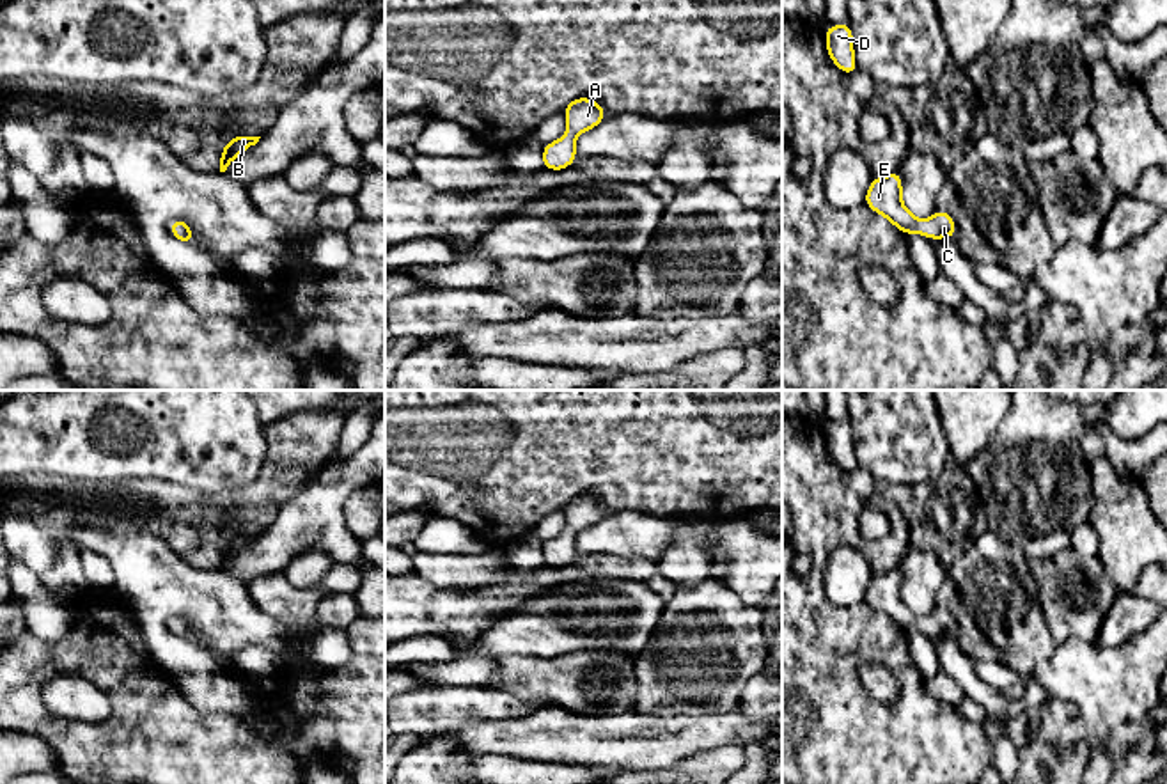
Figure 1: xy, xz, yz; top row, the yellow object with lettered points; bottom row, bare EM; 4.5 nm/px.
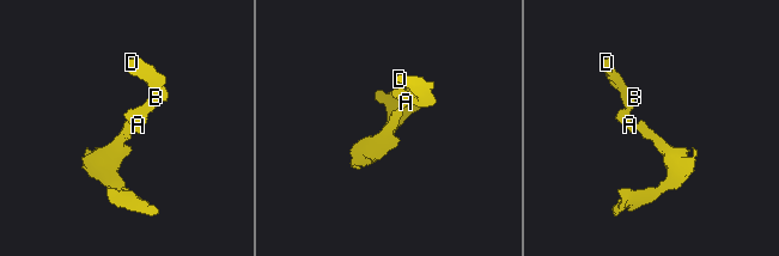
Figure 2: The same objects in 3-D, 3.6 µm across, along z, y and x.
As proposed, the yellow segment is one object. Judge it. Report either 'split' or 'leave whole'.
leave whole

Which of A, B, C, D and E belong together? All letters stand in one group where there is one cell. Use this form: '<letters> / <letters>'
A B C D E

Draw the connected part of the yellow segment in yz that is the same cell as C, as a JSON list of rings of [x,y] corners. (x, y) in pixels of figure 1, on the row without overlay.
[[[899,569],[874,575],[867,585],[864,601],[883,612],[892,623],[906,631],[926,631],[931,639],[940,635],[956,637],[956,621],[945,607],[936,607],[931,615],[915,615],[901,598],[903,575]]]

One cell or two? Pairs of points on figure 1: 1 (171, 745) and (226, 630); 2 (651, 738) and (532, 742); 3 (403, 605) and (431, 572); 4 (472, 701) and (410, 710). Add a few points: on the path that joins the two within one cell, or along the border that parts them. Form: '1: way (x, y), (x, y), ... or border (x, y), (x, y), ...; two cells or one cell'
1: border (165, 671), (178, 690), (197, 710), (231, 715); two cells
2: way (621, 740), (563, 740); one cell
3: border (415, 572), (438, 586), (467, 589); two cells
4: way (456, 705), (431, 705), (426, 708); one cell

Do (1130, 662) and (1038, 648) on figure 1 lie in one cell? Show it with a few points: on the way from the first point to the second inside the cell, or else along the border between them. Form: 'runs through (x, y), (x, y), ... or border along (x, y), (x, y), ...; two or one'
border along (1057, 644), (1054, 653), (1031, 678); two

